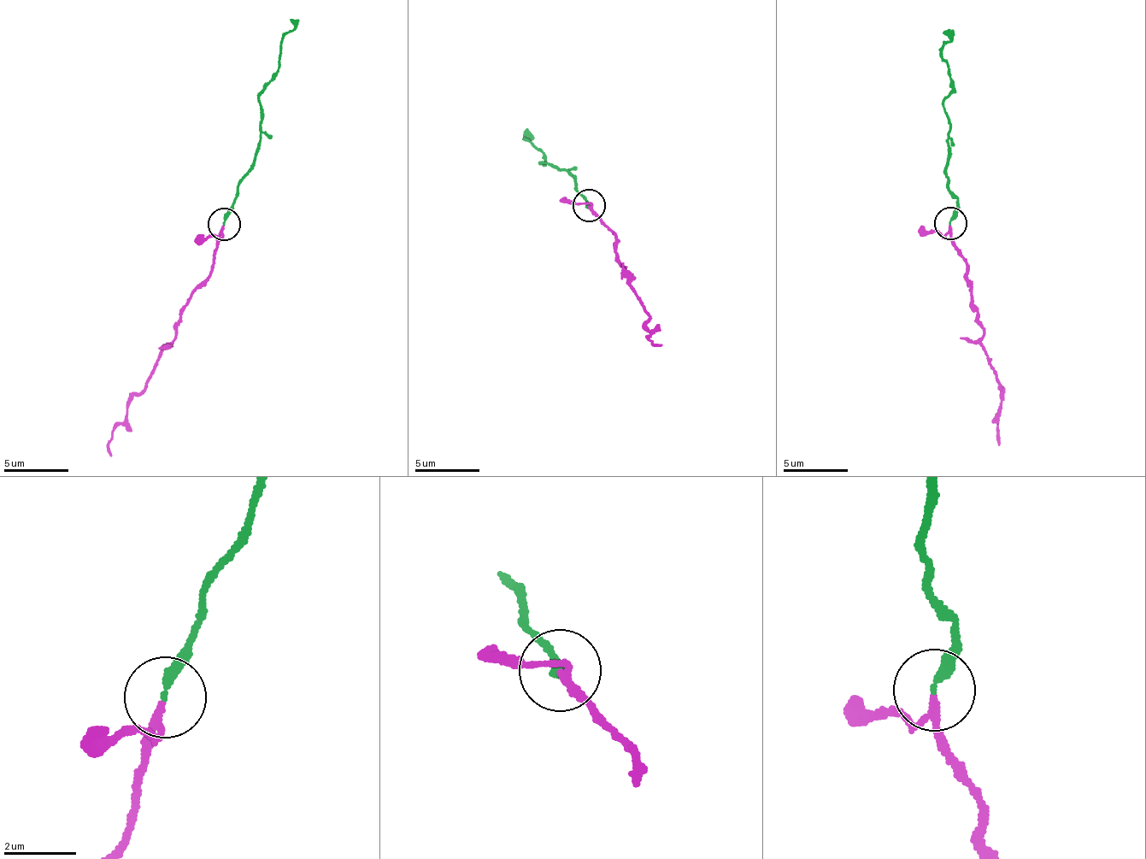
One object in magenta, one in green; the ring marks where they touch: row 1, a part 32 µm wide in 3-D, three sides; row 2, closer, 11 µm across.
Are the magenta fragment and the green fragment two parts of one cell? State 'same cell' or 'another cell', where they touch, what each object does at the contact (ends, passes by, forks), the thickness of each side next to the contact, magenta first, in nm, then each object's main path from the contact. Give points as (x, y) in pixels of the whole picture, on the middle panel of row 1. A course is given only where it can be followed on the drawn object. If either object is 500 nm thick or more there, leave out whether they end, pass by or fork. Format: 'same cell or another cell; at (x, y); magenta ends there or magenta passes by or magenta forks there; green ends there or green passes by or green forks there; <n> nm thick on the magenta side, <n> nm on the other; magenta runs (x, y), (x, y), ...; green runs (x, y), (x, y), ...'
same cell; at (589, 205); magenta passes by; green ends there; 160 nm thick on the magenta side, 240 nm on the other; magenta runs (590, 207), (616, 233), (614, 254), (634, 275), (631, 285), (647, 308), (649, 340), (663, 344); green runs (589, 206), (572, 190), (573, 178), (539, 161), (543, 152), (525, 139), (531, 140), (529, 132)

